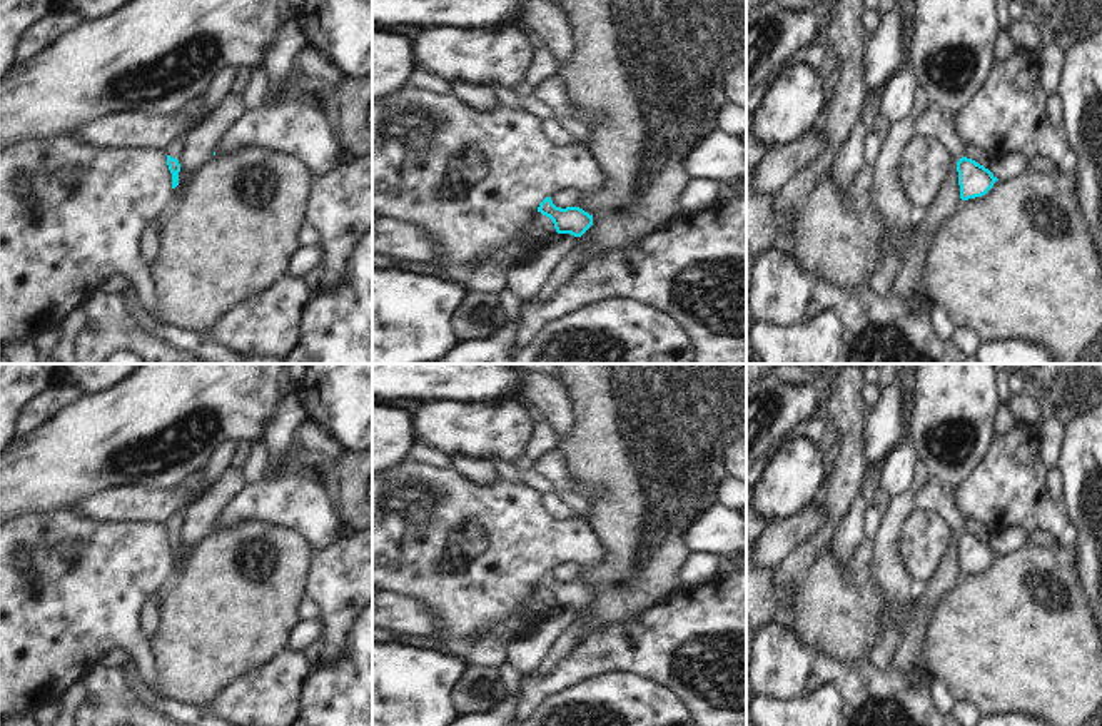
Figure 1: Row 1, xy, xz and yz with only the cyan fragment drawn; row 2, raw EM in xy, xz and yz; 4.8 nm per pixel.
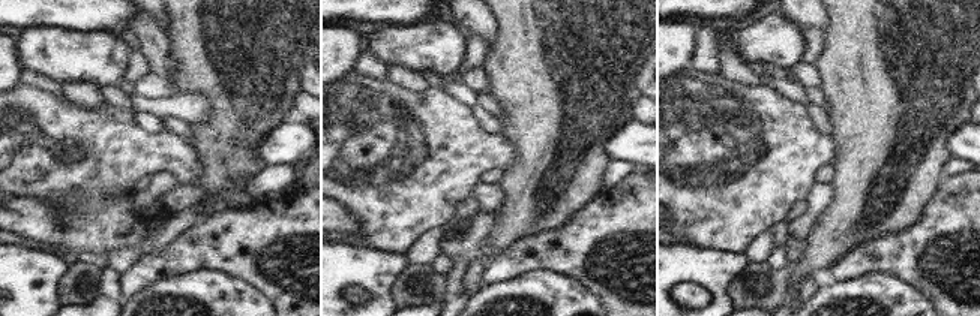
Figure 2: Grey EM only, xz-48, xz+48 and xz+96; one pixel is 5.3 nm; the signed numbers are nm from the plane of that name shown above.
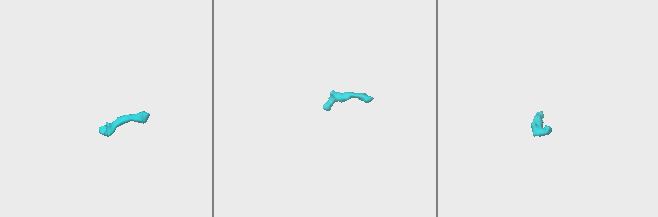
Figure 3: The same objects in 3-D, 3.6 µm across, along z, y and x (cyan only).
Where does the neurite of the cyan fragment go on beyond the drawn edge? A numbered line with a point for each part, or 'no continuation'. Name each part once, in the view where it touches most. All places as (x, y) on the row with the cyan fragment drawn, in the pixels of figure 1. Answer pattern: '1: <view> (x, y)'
1: xy (174, 147)

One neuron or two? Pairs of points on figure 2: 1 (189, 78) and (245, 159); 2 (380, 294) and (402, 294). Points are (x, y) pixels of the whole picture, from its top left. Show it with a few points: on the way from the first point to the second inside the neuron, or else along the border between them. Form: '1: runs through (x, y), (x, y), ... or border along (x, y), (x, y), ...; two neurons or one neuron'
1: runs through (212, 92), (233, 113), (233, 137); one neuron
2: border along (408, 264), (392, 285), (393, 300); two neurons

